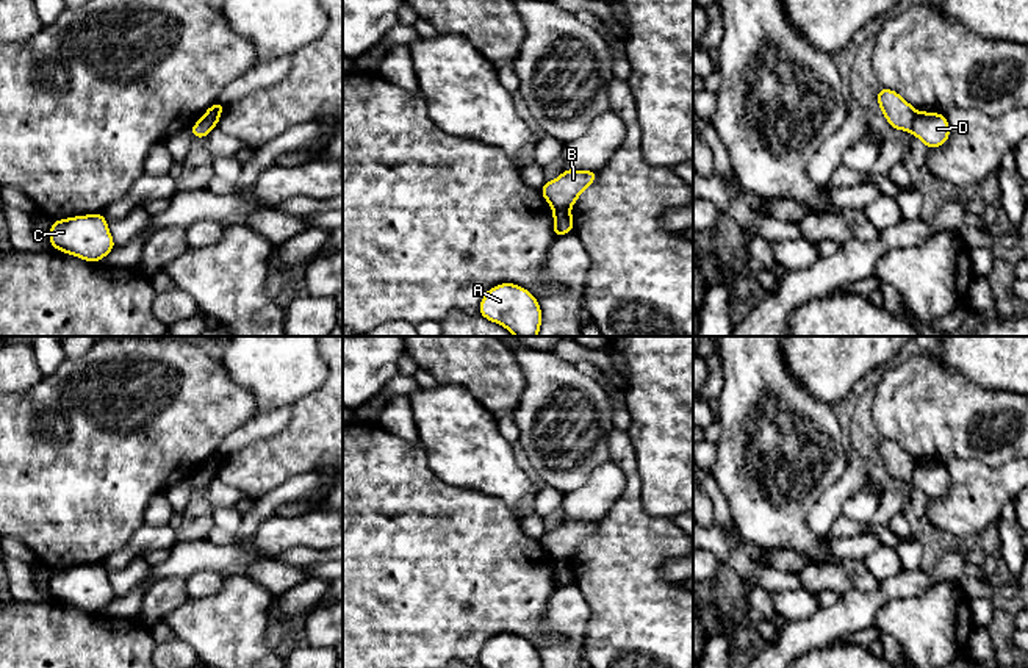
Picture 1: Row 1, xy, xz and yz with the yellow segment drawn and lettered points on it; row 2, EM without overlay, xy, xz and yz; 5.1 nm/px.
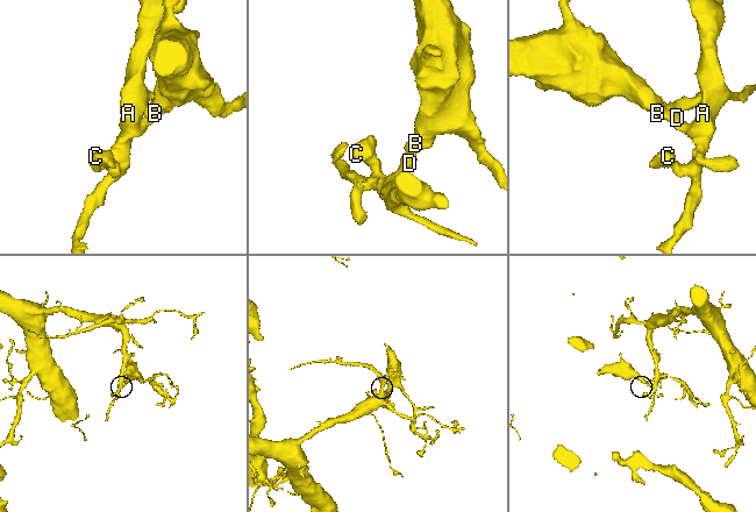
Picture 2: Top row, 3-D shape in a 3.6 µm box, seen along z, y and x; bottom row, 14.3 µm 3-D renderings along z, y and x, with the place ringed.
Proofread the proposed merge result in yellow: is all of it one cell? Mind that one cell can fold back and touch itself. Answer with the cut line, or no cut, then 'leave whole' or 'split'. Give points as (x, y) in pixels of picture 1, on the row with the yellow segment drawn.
cut in yz along (916, 111), (909, 130); split

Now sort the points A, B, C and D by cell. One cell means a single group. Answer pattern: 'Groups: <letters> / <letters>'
Groups: A C D / B

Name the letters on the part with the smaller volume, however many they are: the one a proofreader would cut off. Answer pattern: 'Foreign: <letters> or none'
Foreign: B

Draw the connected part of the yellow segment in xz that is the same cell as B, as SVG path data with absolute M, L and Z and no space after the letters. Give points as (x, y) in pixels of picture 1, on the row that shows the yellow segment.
M565 167L560 177L543 185L540 194L552 208L571 208L579 196L596 180L596 175L598 171L577 171Z

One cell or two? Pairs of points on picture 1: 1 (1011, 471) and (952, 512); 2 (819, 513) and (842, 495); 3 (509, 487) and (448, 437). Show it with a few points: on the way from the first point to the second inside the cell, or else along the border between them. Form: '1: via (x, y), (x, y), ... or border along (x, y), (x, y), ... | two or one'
1: via (997, 485), (966, 509) | one
2: via (825, 509), (836, 498) | one
3: via (493, 471), (463, 445) | one

